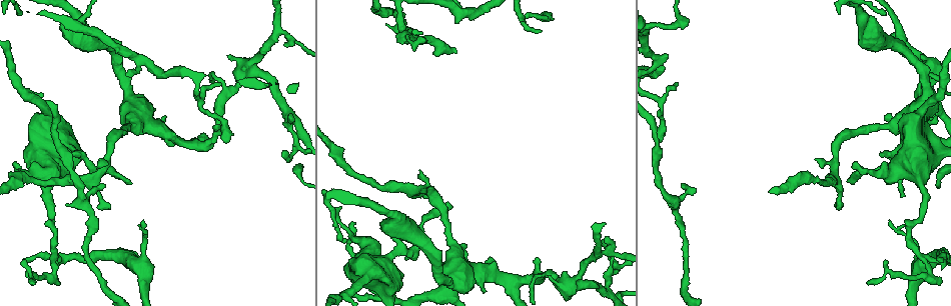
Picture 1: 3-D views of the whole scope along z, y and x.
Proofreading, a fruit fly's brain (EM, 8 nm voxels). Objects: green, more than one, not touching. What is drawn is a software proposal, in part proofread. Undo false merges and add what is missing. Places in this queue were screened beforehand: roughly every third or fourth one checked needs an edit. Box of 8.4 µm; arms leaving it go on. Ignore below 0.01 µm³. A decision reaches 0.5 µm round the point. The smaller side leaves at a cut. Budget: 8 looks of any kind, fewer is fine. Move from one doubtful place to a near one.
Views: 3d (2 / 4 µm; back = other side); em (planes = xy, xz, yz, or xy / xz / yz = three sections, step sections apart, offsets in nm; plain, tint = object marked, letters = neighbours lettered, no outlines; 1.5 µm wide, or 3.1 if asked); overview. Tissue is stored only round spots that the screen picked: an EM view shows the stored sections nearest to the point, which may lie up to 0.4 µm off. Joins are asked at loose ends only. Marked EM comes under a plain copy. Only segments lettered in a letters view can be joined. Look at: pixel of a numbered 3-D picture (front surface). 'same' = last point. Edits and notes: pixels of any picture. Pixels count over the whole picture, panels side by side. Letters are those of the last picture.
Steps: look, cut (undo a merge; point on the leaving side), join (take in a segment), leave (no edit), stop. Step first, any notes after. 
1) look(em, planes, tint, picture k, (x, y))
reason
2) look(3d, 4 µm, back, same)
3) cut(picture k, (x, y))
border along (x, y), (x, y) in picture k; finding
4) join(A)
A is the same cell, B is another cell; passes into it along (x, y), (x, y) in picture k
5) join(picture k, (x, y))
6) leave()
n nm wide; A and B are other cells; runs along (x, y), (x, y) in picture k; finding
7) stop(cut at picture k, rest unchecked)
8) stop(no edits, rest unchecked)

look(3d, 4 µm, picture 1, (539, 258))
an open end

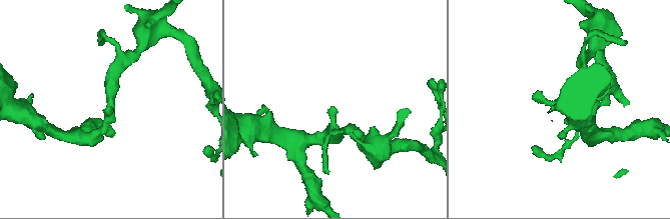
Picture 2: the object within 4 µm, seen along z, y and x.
look(em, yz, step 4, letters, picture 2, (109, 107))
arms of 170, 200 nm

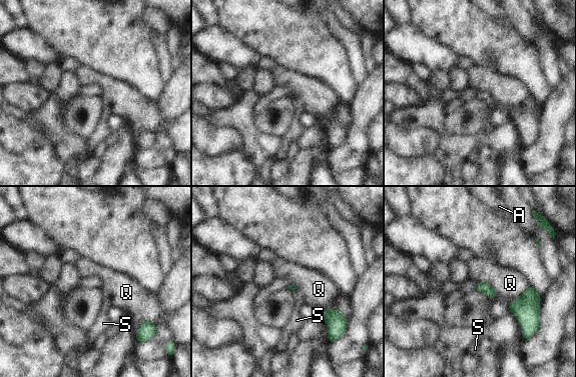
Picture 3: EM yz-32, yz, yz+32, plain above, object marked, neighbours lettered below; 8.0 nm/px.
leave()
A, Q and S are other cells; border along (320, 312), (337, 309), (345, 317) in picture 3; none of them fits

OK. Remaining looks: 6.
look(em, planes, letters, picture 1, (91, 168))
branch point

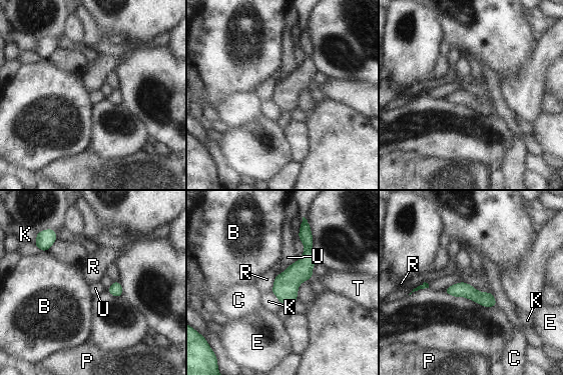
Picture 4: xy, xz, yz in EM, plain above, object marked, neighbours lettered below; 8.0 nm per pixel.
leave()
100 nm wide; B, C, E, K, P, R, T and U are other cells; runs along (303, 230), (308, 260), (283, 301) in picture 4; one neuron here

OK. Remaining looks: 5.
look(em, yz, step 4, letters, picture 1, (54, 253))
sharp bend

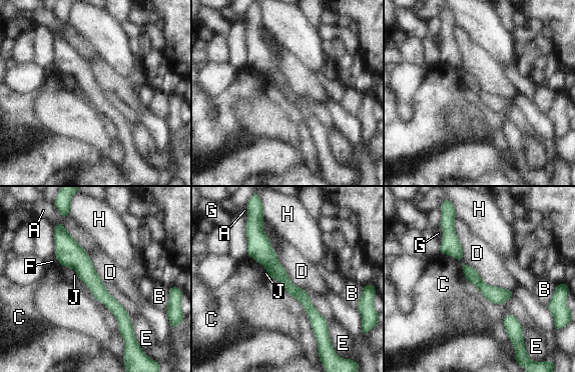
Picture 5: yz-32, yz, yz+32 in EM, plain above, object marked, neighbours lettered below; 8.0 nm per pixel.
look(em, planes, letters, same)

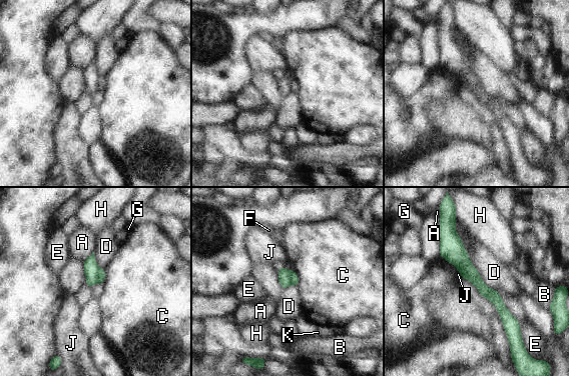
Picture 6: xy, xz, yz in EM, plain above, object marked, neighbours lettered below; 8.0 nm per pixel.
cut(picture 6, (101, 274))
A, B, C, D, E, F, G, H, J and K are other cells; border along (98, 268), (97, 282) in picture 6; a second neuron is stuck on

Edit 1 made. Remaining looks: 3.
stop(cut at picture 6, rest unchecked)

